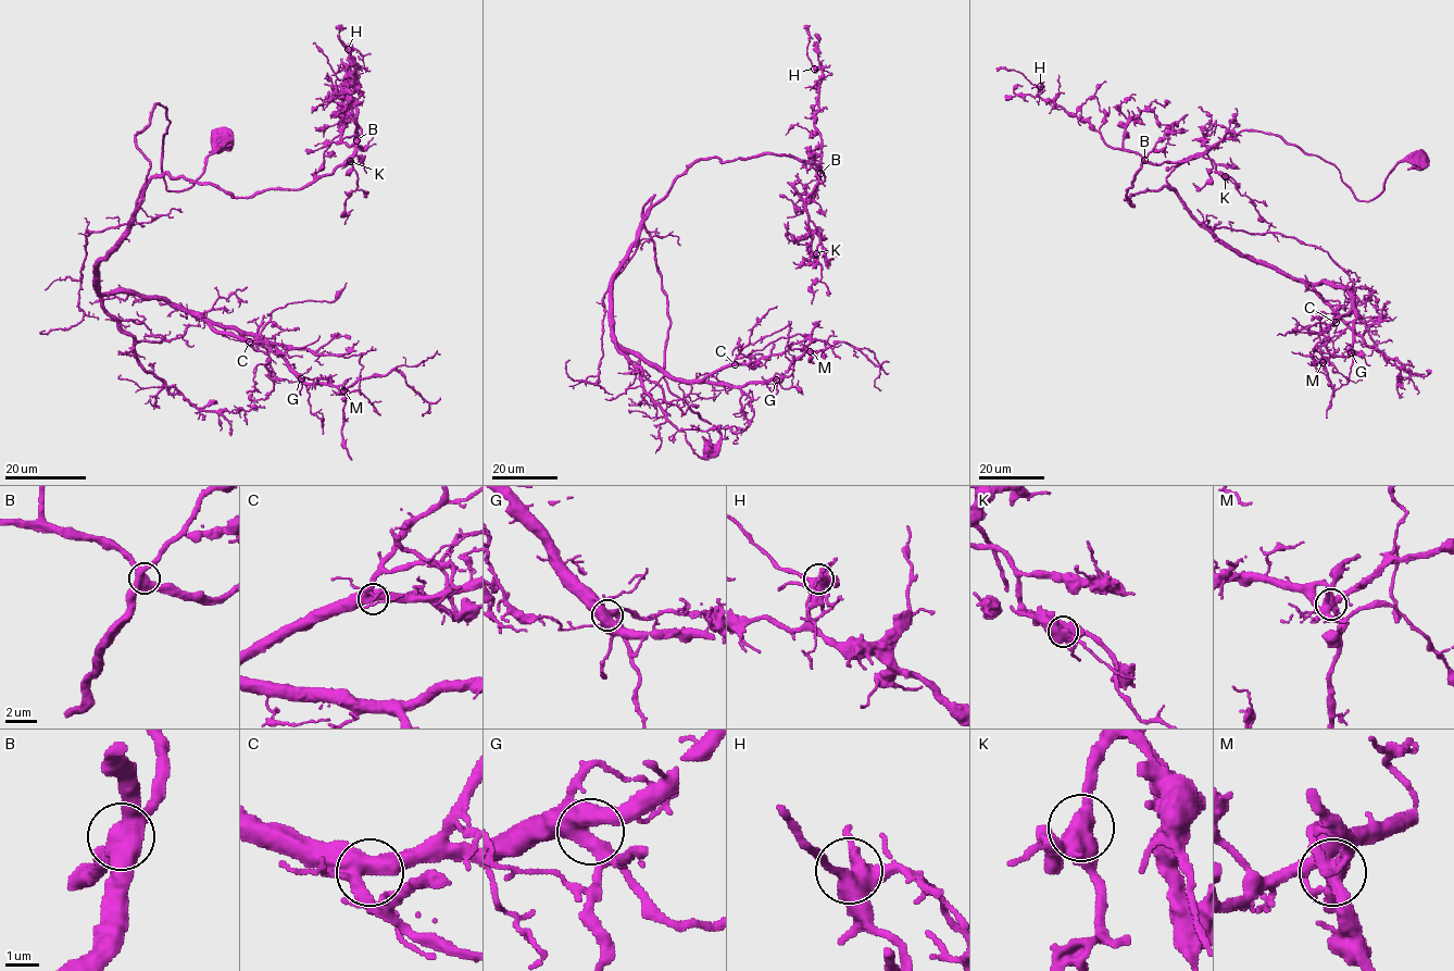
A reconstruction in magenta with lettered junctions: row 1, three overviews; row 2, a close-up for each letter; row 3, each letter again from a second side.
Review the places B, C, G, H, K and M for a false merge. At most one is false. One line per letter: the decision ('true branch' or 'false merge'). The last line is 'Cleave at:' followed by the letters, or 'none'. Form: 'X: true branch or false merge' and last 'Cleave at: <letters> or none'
B: true branch
C: true branch
G: true branch
H: true branch
K: true branch
M: false merge
Cleave at: M

